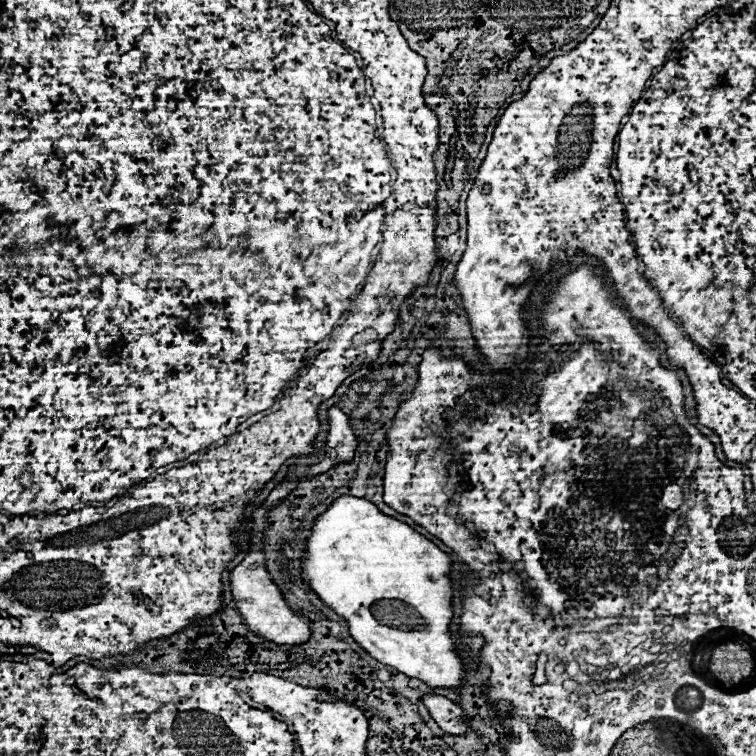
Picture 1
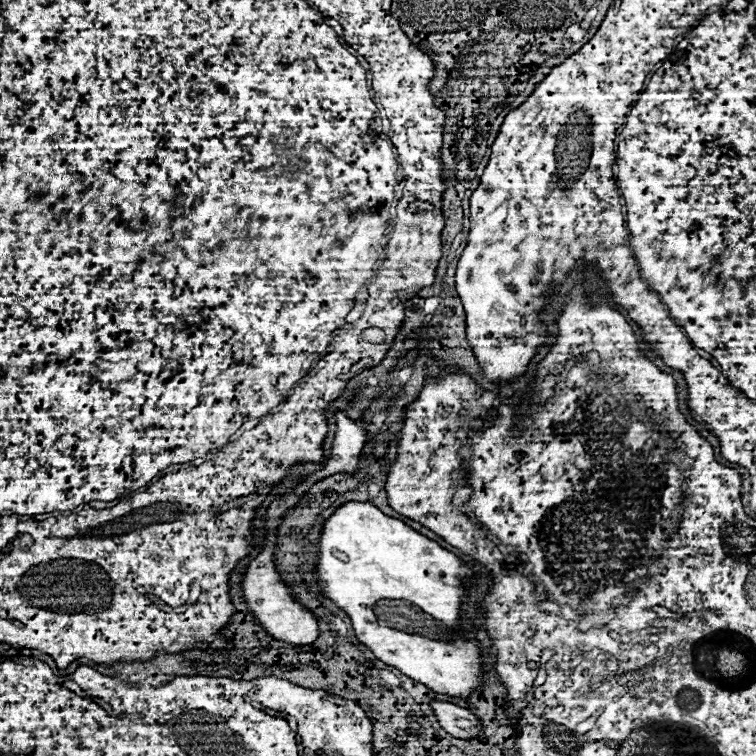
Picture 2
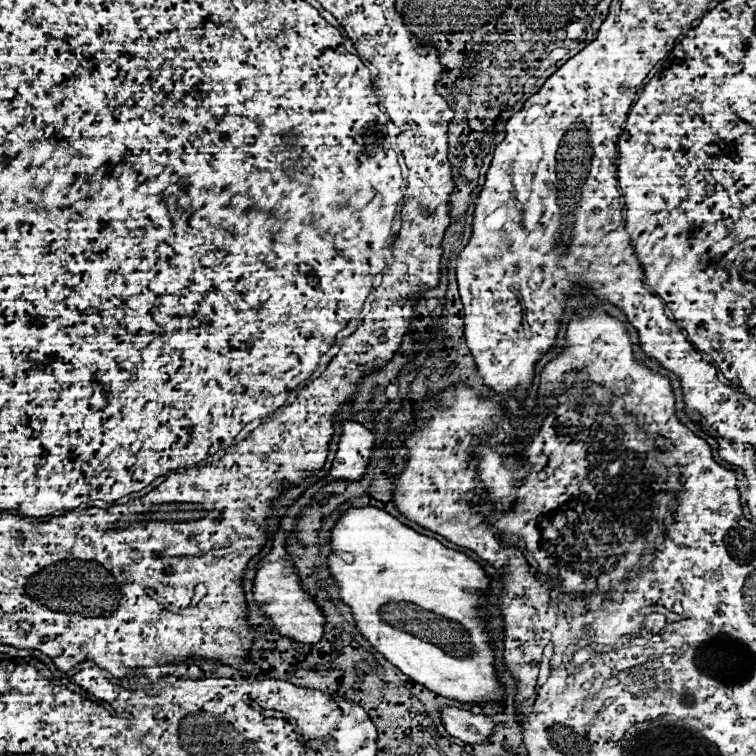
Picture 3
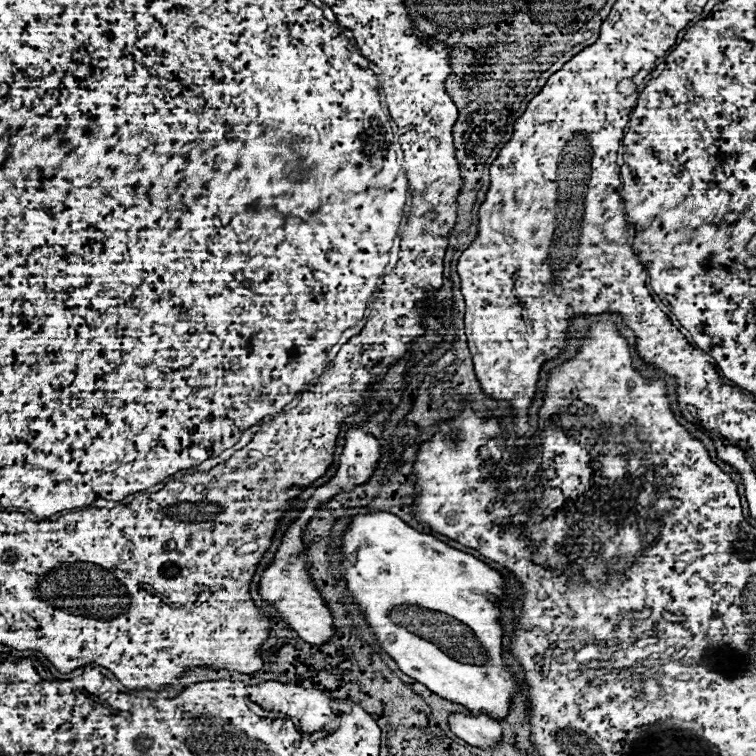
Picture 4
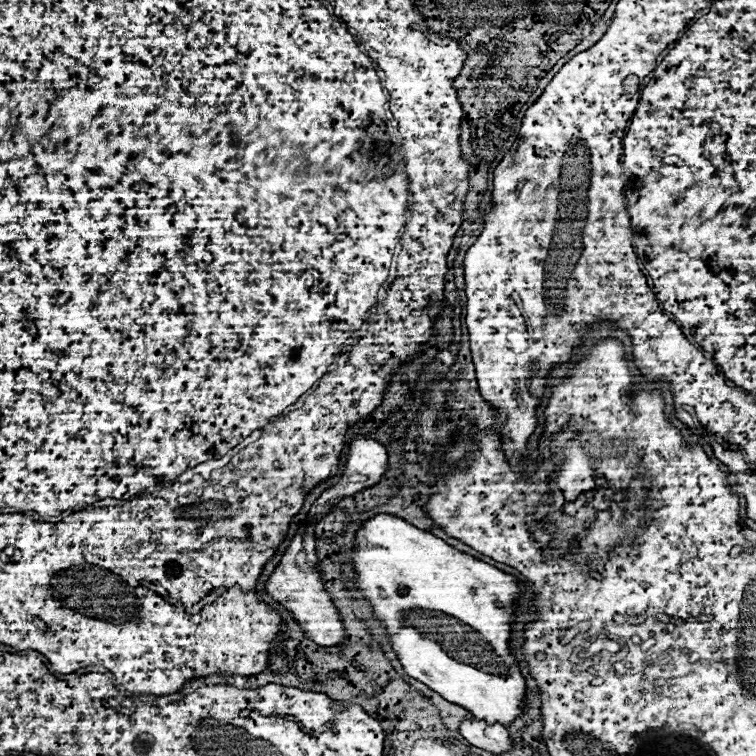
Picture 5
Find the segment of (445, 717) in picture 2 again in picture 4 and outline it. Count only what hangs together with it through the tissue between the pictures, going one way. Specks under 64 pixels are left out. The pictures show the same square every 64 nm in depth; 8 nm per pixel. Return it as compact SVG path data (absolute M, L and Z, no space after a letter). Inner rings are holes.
M454 714L450 718L452 732L466 744L476 748L496 748L502 742L502 726L488 716L462 716Z

